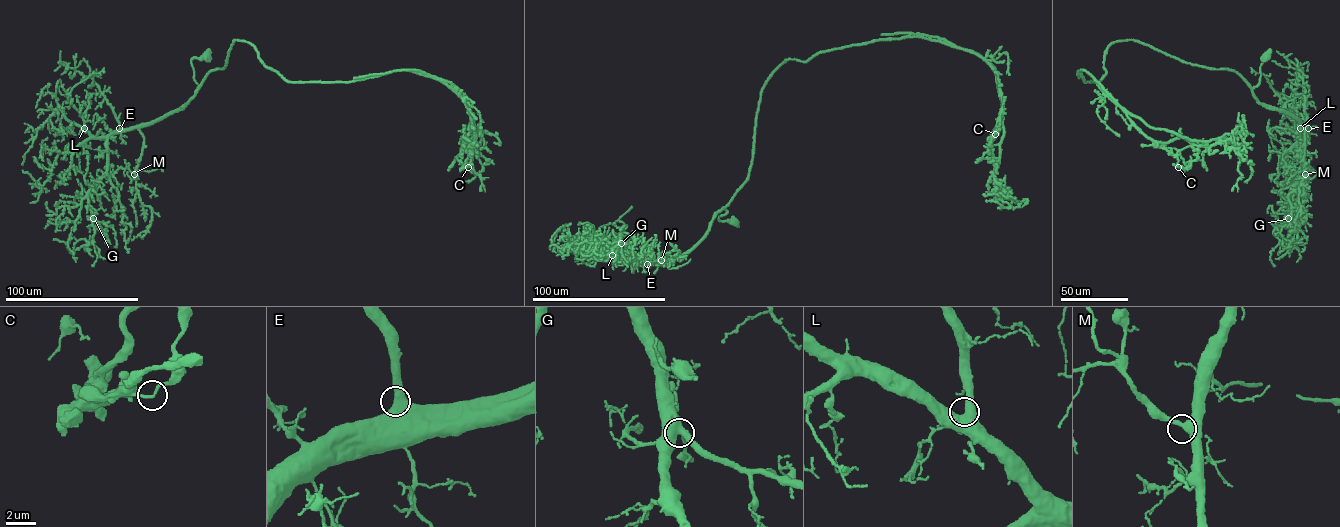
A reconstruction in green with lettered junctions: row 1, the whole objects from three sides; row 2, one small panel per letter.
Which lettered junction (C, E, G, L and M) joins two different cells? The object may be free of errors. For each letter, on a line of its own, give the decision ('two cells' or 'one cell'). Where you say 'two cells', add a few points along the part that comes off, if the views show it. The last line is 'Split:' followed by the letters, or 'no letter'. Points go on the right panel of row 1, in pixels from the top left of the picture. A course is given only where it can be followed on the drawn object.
C: two cells; course (1178, 168), (1186, 166), (1180, 155), (1157, 146), (1090, 74), (1081, 70), (1079, 78)
E: one cell
G: one cell
L: one cell
M: one cell
Split: C

